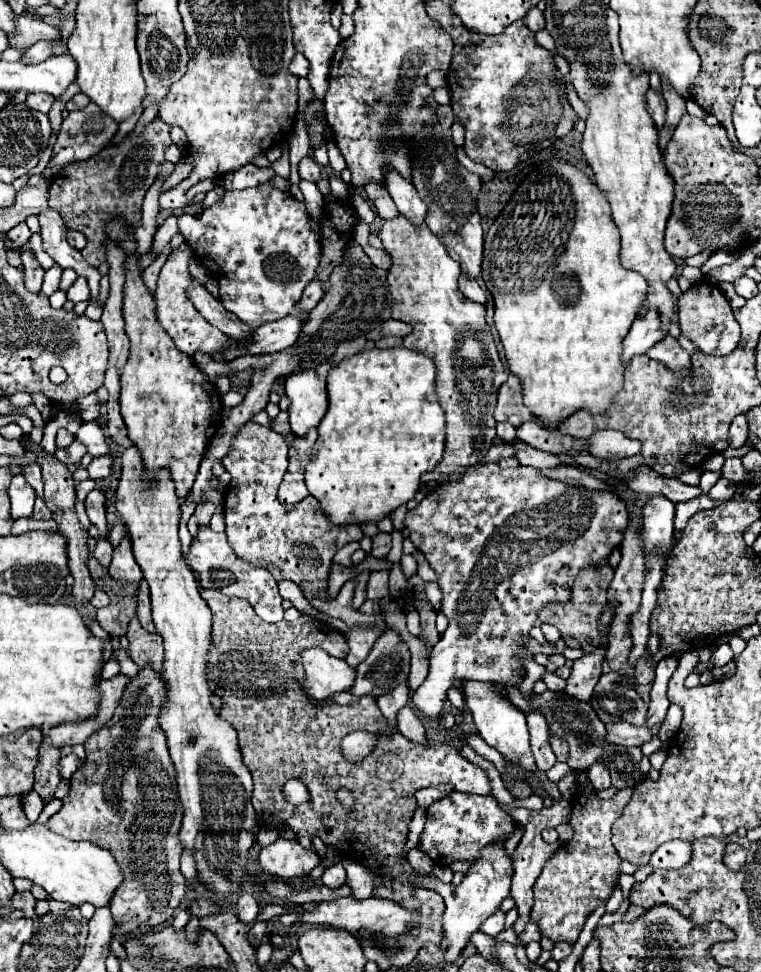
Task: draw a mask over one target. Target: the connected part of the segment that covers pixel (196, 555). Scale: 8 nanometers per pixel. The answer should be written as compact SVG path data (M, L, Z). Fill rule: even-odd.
M210 528L198 530L198 536L194 538L190 552L188 552L188 564L192 566L192 570L196 570L200 574L202 588L218 588L220 592L224 592L228 596L246 598L252 604L254 612L266 622L280 622L284 618L282 596L278 594L276 580L264 568L254 568L252 564L238 560L238 556L234 556L234 550L230 548L224 532L214 532Z

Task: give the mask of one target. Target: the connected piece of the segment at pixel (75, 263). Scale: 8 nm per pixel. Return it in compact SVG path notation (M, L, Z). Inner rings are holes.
M46 208L38 214L40 220L40 236L44 242L44 252L54 258L56 264L62 268L72 268L78 276L88 280L90 296L98 296L98 284L100 284L100 272L98 268L90 266L80 250L70 248L66 240L66 224L62 222L62 216L58 216L58 210Z

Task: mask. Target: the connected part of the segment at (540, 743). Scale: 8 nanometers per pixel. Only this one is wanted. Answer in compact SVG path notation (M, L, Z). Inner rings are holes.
M530 712L526 716L528 720L528 730L530 730L530 744L532 744L532 754L536 760L538 770L548 772L556 764L556 756L550 746L550 732L544 716L540 712Z

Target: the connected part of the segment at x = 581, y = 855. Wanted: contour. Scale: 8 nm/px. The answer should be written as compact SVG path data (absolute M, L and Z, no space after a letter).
M580 774L578 780L584 784L584 792L576 794L570 826L574 830L574 838L554 852L550 860L546 860L542 874L538 876L534 884L534 906L530 912L530 920L538 924L540 932L548 936L552 942L566 940L570 944L576 942L586 918L590 912L608 900L612 894L612 886L618 870L618 854L614 852L614 846L610 842L610 826L618 820L626 804L630 802L630 796L634 792L632 786L622 788L614 794L610 800L600 800L594 792L594 788L588 784L586 774Z

